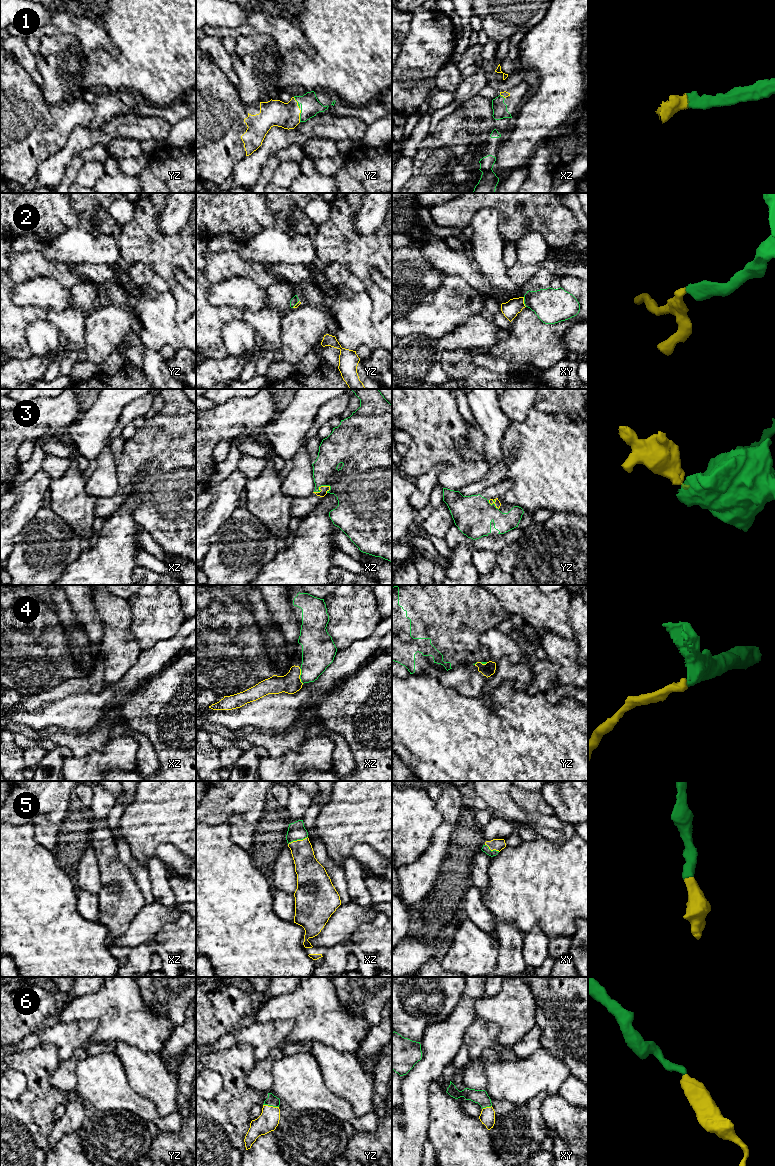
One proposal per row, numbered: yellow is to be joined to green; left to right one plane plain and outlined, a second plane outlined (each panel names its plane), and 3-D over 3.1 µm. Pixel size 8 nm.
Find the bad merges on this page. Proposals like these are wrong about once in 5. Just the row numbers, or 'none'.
4

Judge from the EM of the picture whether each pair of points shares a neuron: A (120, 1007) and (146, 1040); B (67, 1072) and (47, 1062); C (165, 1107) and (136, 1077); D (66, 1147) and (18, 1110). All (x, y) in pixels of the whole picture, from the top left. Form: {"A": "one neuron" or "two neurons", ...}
{"A": "one neuron", "B": "two neurons", "C": "one neuron", "D": "two neurons"}

